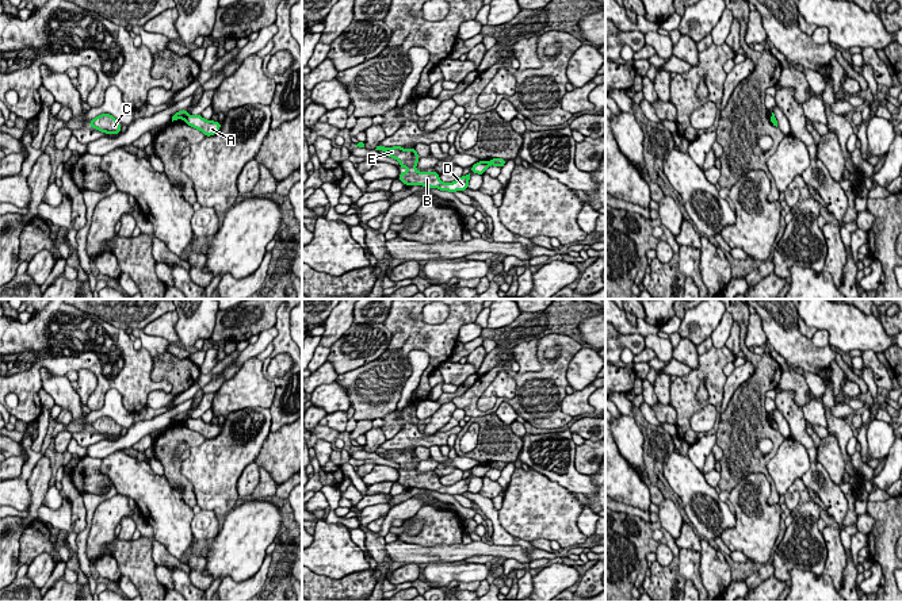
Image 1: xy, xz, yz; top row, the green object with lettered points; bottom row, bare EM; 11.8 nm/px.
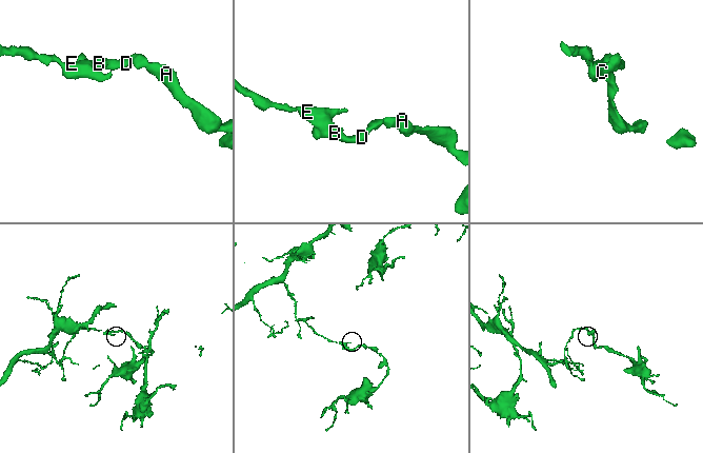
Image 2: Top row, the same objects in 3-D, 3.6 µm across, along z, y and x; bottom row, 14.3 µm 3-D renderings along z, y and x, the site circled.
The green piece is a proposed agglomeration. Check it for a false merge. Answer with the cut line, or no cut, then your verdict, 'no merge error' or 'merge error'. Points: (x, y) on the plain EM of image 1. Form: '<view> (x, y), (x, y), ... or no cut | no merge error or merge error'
xy (188, 418), (184, 424) | merge error

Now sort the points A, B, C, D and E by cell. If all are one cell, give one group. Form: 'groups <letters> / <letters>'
groups A / B C D E

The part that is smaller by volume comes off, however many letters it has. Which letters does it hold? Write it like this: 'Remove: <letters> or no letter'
Remove: A

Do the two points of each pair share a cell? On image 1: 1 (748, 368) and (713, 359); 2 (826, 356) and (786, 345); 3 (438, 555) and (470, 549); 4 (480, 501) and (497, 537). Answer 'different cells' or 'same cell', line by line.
1: different cells
2: same cell
3: same cell
4: same cell

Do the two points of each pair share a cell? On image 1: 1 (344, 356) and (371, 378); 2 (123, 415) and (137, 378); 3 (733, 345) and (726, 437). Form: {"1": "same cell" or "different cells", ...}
{"1": "different cells", "2": "different cells", "3": "different cells"}

